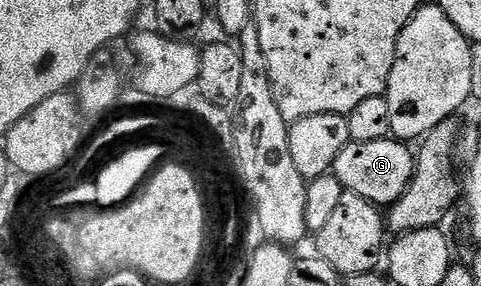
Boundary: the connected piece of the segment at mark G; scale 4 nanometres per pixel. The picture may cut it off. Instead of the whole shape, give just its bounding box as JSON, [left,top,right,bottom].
[333,137,416,207]

